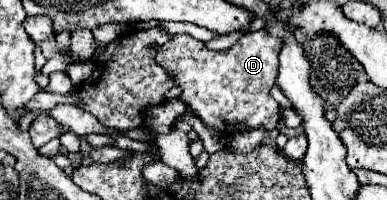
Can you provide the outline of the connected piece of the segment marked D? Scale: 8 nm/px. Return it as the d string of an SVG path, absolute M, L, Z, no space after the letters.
M267 30L247 34L247 38L241 38L227 52L213 52L189 34L175 34L167 46L159 48L155 62L165 70L175 72L175 84L183 88L181 100L197 112L207 128L229 134L257 126L277 128L281 108L271 98L269 90L279 72L281 48L283 42L273 38Z

